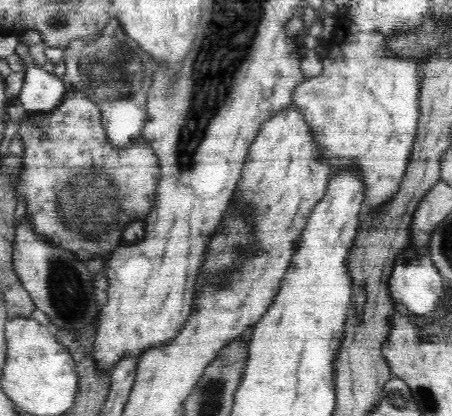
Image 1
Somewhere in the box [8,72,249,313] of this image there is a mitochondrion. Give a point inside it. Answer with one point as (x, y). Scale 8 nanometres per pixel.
(89, 208)

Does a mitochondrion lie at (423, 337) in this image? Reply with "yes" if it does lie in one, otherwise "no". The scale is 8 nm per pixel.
no

